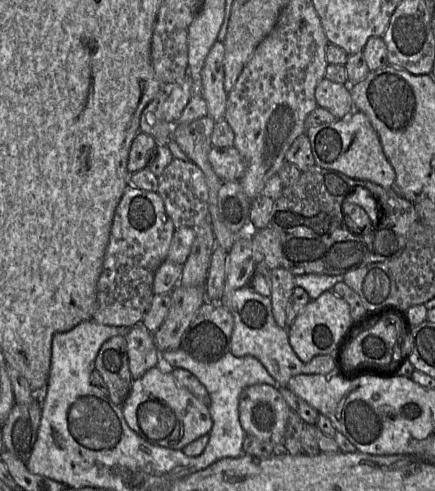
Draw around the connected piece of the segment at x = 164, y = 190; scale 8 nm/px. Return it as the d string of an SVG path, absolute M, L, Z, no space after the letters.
M174 158L158 177L158 194L175 228L197 227L209 219L209 189L203 171L191 161Z

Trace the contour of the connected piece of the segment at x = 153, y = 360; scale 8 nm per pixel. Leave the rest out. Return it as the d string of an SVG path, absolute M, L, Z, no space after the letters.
M141 323L130 328L125 335L129 371L134 379L141 377L146 371L161 362L161 353L158 351L153 334Z

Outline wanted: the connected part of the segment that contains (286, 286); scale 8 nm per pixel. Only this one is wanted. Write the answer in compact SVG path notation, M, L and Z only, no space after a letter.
M283 267L270 270L272 313L279 327L286 327L287 304L296 286L294 277Z

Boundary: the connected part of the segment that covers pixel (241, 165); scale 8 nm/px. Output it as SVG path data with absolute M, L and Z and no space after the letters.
M234 146L227 148L212 147L208 159L214 172L223 182L238 181L246 169L243 157Z

